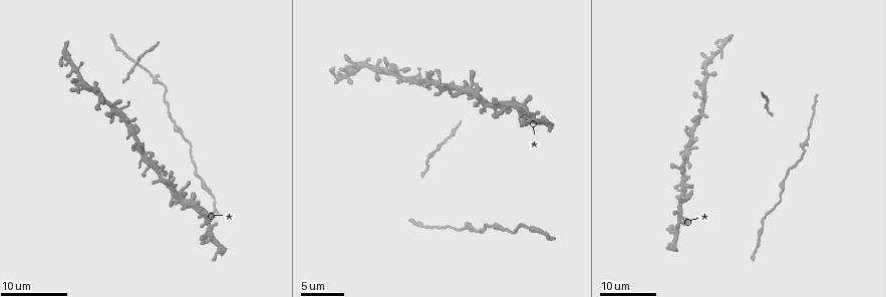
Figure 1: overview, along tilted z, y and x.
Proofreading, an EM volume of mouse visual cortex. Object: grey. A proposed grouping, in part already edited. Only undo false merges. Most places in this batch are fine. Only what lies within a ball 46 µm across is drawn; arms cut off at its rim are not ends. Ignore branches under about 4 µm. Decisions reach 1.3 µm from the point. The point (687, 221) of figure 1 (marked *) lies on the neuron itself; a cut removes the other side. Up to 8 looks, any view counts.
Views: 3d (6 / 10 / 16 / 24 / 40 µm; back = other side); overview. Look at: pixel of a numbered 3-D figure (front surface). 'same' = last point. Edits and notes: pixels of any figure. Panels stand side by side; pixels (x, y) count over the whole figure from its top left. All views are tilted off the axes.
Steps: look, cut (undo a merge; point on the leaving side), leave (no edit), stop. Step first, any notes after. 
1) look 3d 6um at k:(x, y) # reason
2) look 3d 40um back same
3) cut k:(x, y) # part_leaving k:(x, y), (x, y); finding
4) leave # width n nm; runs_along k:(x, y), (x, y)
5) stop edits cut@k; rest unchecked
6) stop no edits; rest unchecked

look 3d 24um at 1:(204, 221) # side arm on a straight run

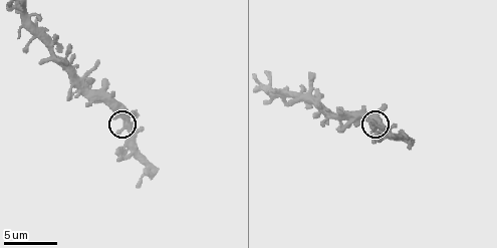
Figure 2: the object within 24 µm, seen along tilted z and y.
look 3d 10um at 2:(127, 123)

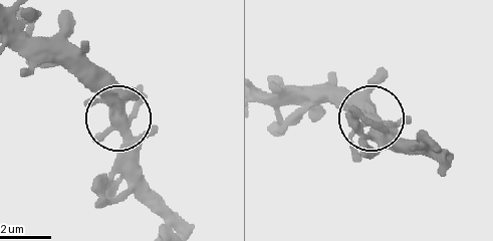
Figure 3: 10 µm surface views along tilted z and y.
look 3d 10um back at 3:(115, 122)

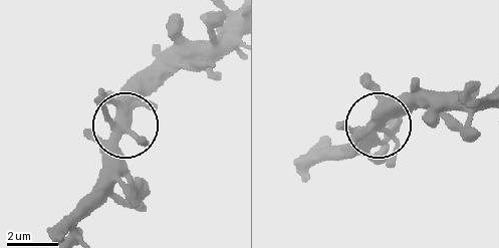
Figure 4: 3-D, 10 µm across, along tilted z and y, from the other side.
leave # arms 3; runs_along 4:(105, 103), (106, 112), (127, 125), (114, 149), (114, 180); all the same neuron

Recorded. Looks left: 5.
look 3d 24um at 1:(173, 125) # calibre changes

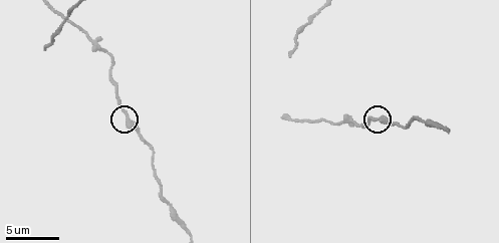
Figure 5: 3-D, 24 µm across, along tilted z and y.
look 3d 10um at 5:(127, 116)

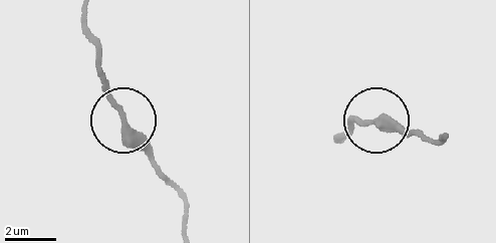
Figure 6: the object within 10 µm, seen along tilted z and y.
look 3d 6um at 6:(123, 123) # zoom in

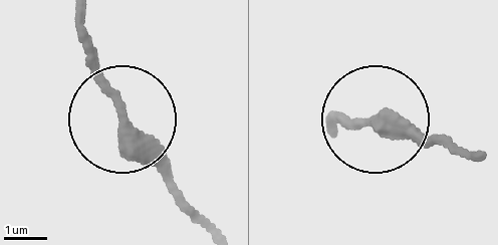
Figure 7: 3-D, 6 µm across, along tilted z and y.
leave # all the same neuron

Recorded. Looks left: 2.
look 3d 16um at 1:(80, 82) # thick turns thin

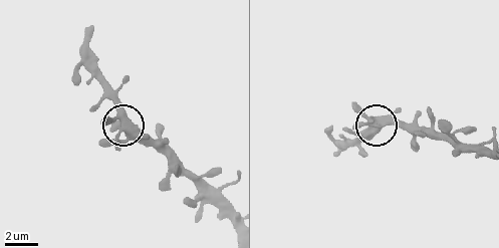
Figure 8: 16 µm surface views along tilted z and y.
look 3d 6um at 8:(126, 118)

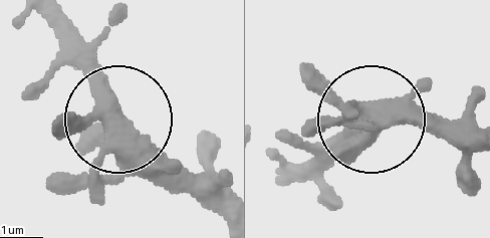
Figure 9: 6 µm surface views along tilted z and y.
leave # width 420 nm; runs_along 9:(228, 225), (141, 144), (57, 16); one neuron here

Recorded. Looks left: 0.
stop no edits; rest unchecked

